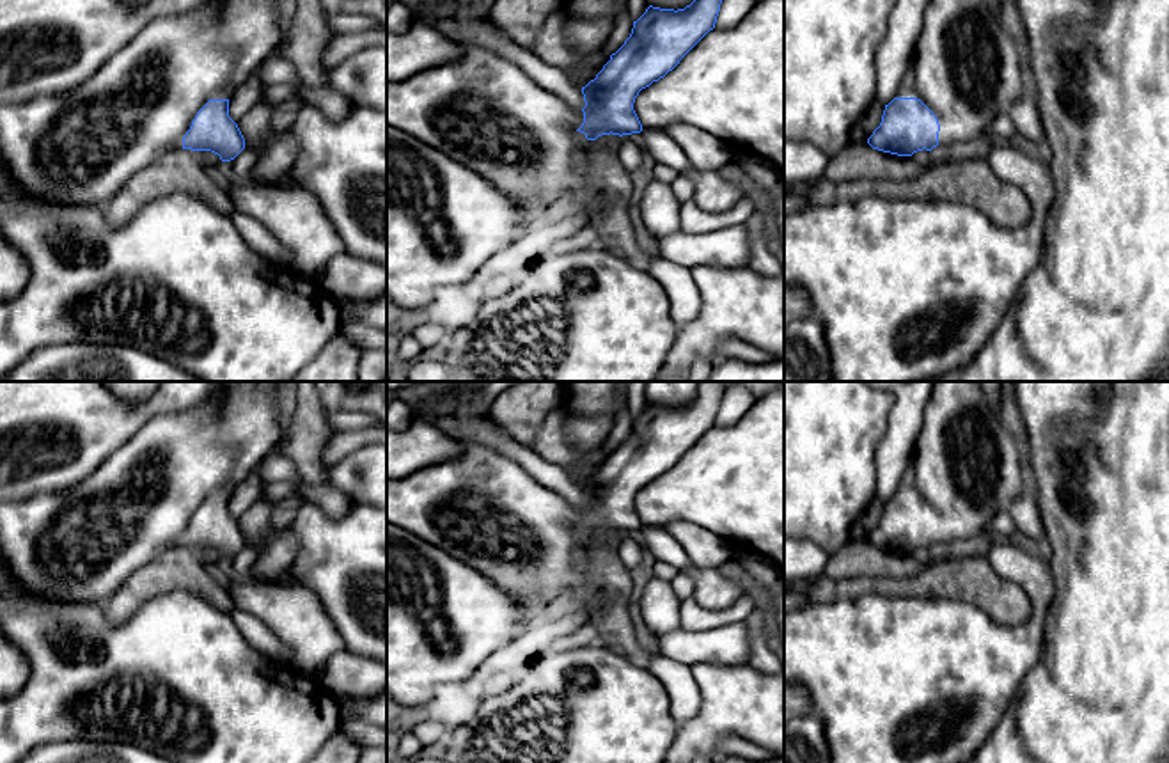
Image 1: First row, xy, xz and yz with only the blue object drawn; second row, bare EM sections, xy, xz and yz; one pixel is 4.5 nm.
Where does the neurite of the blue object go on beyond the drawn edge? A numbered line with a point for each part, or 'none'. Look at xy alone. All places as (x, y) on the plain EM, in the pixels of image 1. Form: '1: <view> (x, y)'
1: xy (80, 545)

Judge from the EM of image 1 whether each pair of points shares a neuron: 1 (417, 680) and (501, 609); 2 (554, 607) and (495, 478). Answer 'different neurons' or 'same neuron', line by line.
1: same neuron
2: different neurons

